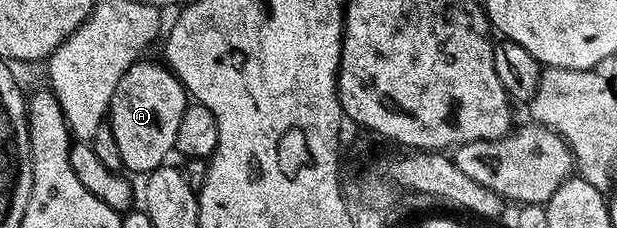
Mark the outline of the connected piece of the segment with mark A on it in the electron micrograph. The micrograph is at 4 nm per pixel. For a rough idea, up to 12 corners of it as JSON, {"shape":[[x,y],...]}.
{"shape":[[137,60],[108,106],[124,170],[169,161],[190,95]]}

